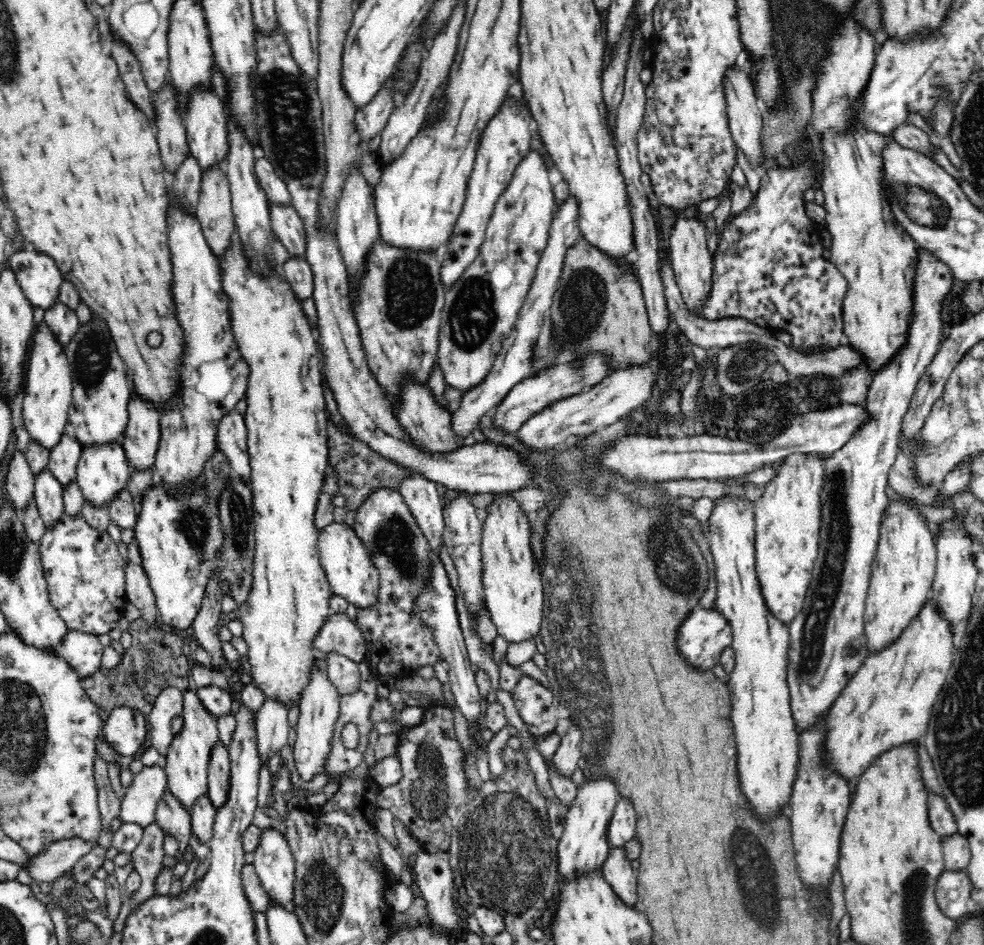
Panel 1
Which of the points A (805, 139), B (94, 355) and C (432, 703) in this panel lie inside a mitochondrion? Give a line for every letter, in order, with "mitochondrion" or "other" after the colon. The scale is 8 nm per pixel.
A: other
B: mitochondrion
C: other

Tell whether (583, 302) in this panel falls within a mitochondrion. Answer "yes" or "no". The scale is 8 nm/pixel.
yes

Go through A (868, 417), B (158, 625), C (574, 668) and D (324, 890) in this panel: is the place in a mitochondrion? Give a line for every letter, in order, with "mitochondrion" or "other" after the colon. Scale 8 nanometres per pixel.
A: other
B: other
C: mitochondrion
D: mitochondrion

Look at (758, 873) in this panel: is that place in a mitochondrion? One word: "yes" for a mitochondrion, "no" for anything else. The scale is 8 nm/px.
yes

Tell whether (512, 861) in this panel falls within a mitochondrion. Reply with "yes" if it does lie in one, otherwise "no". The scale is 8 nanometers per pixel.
yes

